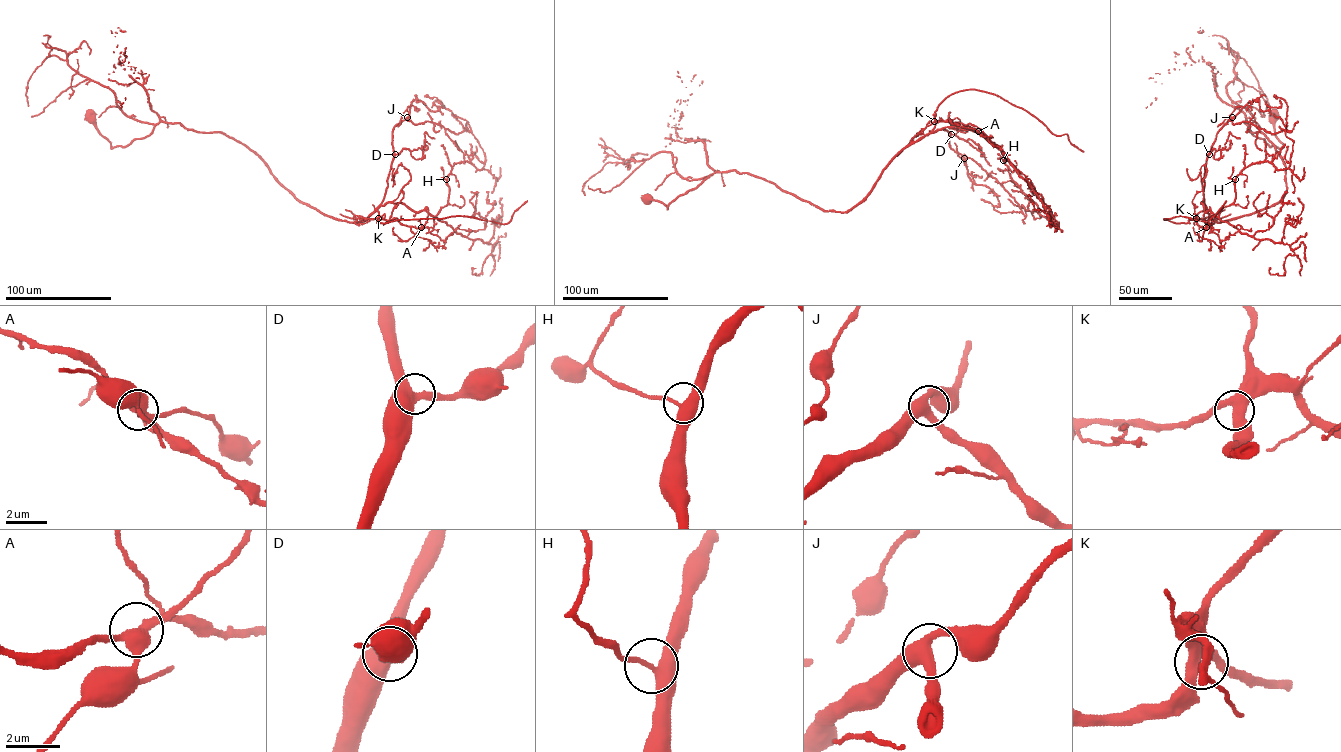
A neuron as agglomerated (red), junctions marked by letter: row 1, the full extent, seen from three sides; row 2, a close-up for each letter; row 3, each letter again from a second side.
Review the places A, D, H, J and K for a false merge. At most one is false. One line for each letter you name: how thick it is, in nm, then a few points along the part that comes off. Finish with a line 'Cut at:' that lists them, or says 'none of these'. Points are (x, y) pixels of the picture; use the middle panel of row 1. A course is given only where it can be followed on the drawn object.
A: calibre 400 nm; course (977, 131), (935, 121), (933, 114), (952, 94), (983, 91), (1022, 108), (1053, 133), (1066, 134), (1084, 151)
Cut at: A

